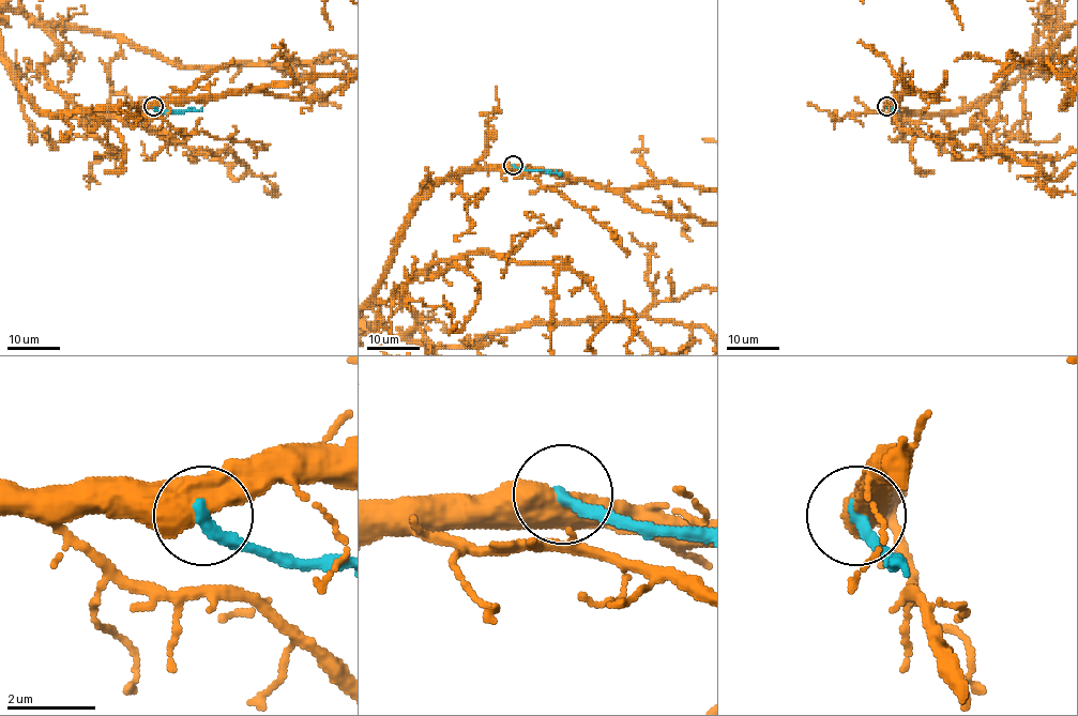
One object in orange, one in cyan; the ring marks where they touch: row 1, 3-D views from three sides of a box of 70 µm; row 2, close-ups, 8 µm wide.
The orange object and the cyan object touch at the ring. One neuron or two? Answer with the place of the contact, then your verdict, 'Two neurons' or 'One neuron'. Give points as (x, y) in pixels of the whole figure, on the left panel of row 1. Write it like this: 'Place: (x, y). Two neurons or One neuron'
Place: (153, 106). Two neurons

